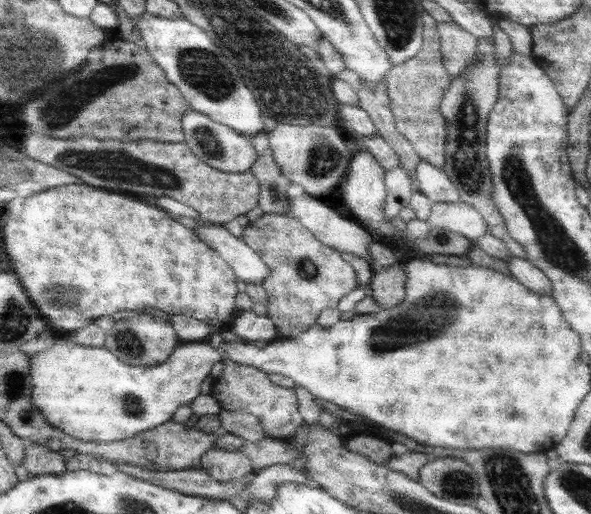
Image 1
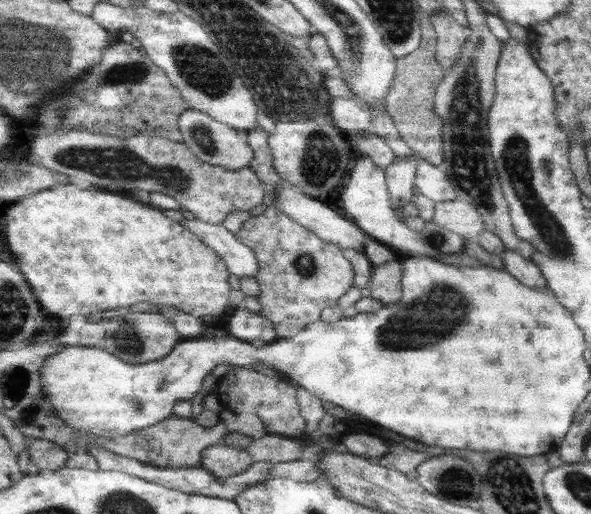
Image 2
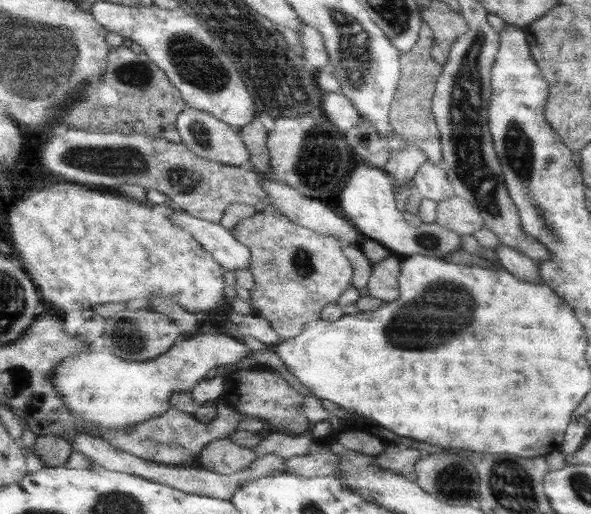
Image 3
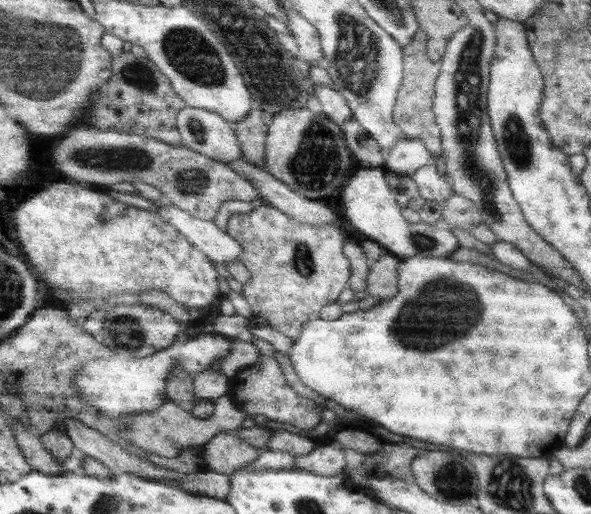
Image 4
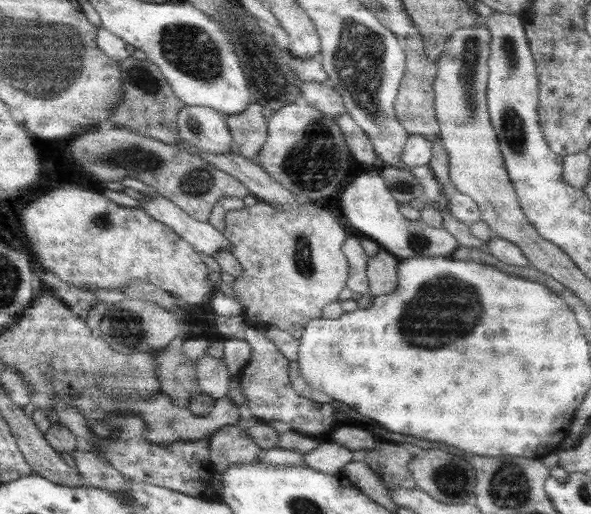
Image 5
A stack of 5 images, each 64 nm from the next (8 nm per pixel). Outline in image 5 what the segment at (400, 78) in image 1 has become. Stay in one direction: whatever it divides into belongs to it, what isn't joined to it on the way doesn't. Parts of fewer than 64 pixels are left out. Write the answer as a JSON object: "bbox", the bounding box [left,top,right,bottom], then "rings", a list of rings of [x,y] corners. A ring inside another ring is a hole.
{"bbox":[395,34,440,144],"rings":[[[414,34],[405,39],[399,39],[399,45],[404,50],[407,65],[400,88],[395,100],[395,113],[398,122],[408,131],[409,135],[420,135],[434,144],[440,137],[440,127],[435,115],[433,84],[437,75],[437,63],[432,62],[425,53],[421,35]]]}

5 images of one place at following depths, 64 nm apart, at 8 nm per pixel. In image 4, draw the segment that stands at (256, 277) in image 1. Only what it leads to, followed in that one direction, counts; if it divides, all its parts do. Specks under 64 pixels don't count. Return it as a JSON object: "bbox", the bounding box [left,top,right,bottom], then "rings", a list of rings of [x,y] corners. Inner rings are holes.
{"bbox":[158,203,243,266],"rings":[[[171,203],[158,205],[158,217],[183,234],[210,260],[225,266],[241,262],[243,248],[225,230],[220,230],[211,221],[192,217]]]}

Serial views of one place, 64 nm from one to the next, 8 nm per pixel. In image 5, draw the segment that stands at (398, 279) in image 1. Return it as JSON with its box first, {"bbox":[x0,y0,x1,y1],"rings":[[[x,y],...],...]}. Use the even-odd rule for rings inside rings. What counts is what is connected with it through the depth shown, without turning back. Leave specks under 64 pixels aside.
{"bbox":[367,248,401,297],"rings":[[[380,248],[375,256],[367,257],[367,278],[370,294],[375,297],[392,294],[397,288],[397,266],[401,260]]]}

